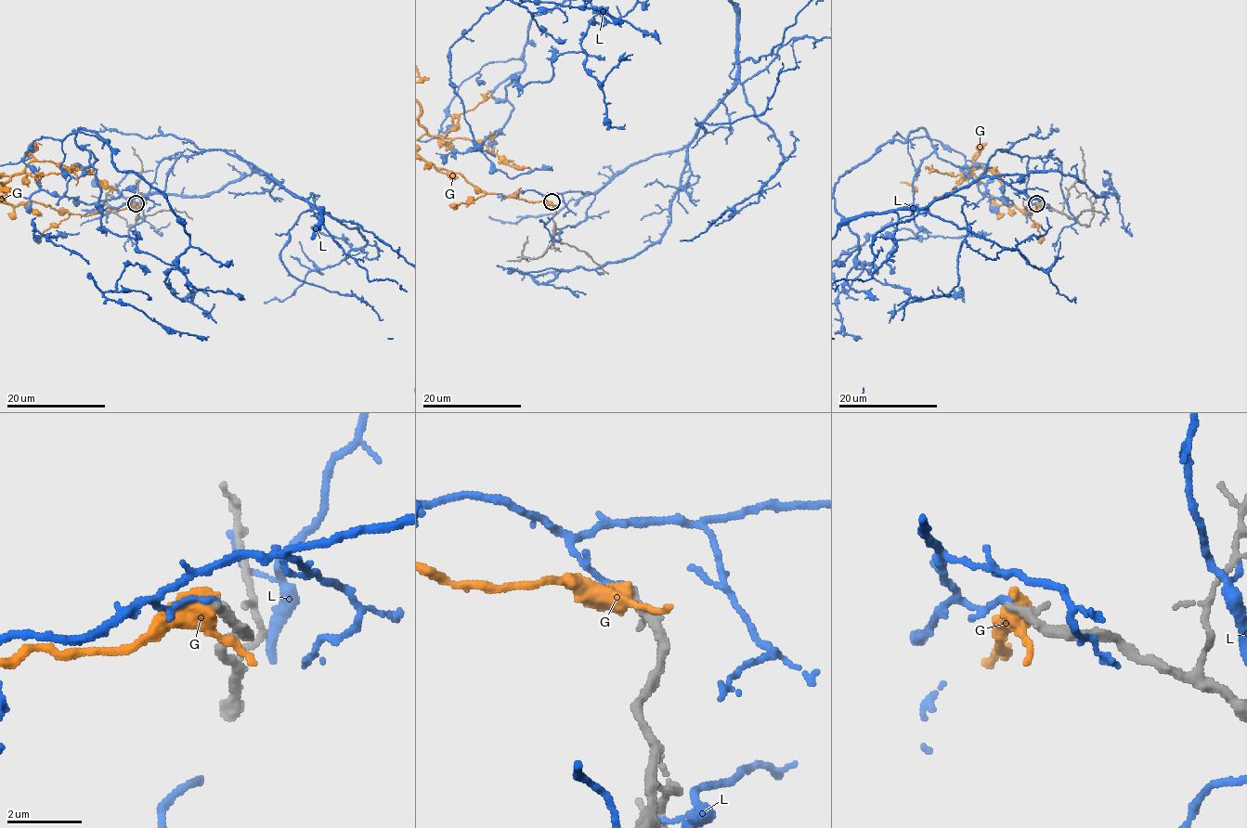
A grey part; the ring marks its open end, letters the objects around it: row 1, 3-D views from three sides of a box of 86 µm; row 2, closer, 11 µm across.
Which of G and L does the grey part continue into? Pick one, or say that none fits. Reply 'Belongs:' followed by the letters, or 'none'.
Belongs: none

